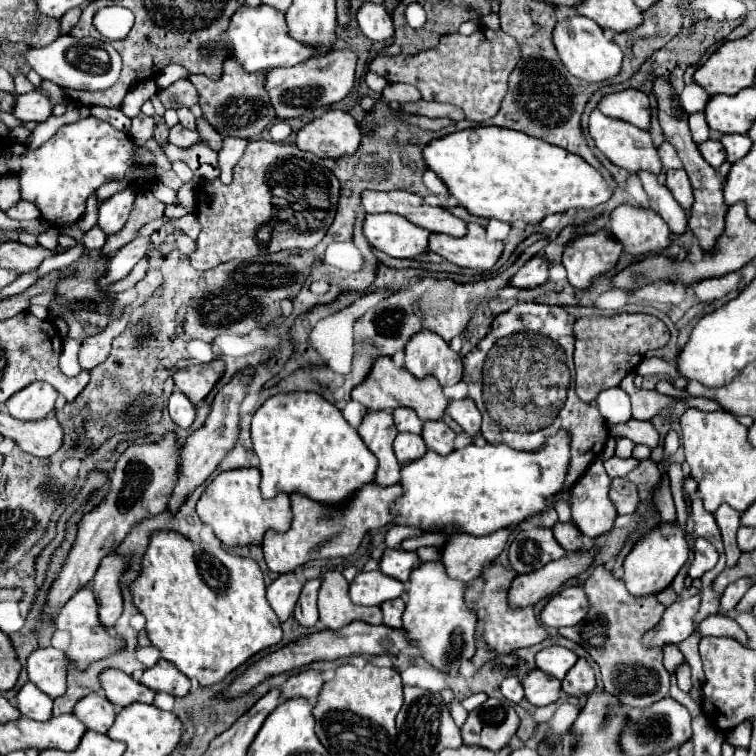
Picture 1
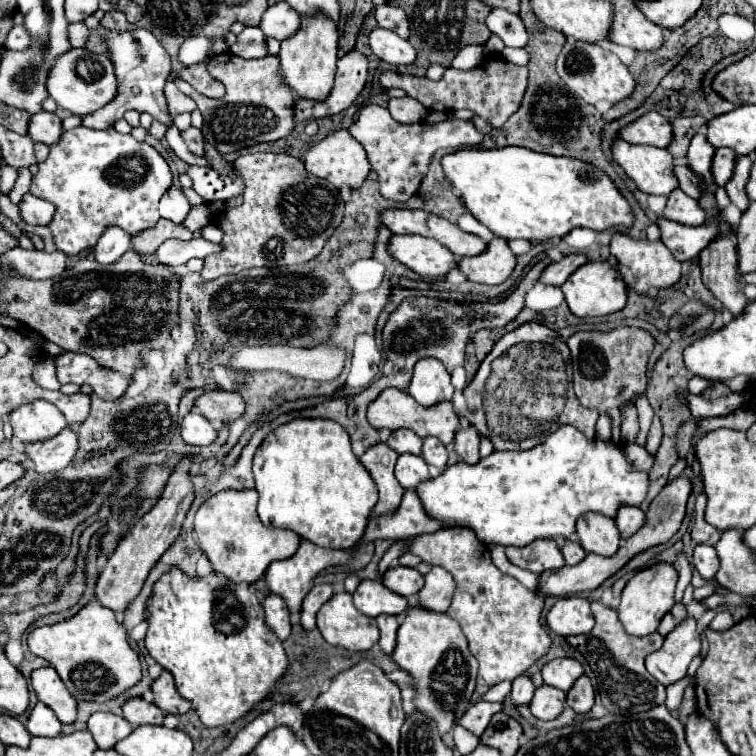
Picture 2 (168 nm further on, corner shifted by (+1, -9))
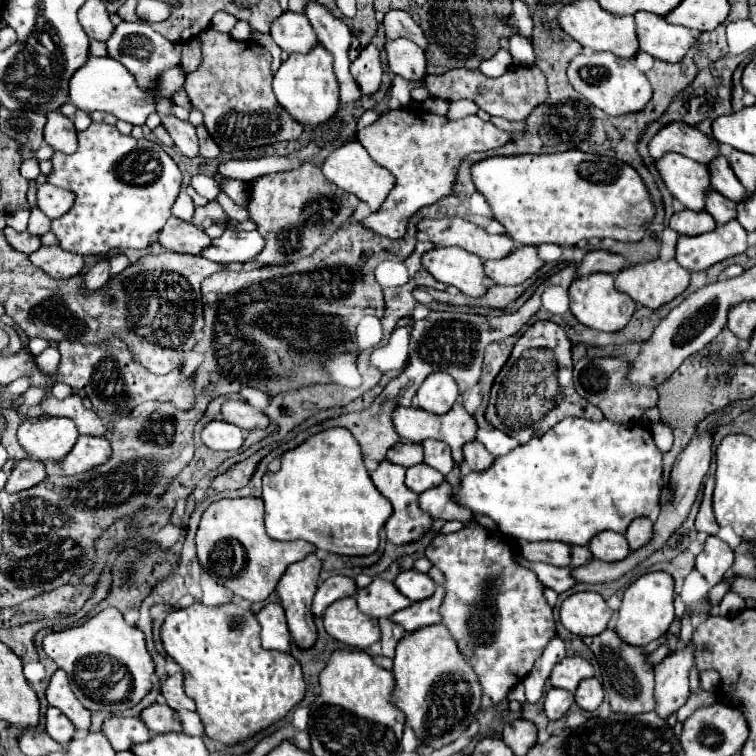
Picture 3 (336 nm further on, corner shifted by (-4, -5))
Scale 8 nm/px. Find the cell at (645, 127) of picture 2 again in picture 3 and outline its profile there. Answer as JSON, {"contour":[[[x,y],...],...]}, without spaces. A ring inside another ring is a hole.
{"contour":[[[672,122],[662,128],[648,144],[648,150],[656,160],[668,152],[676,152],[700,164],[710,164],[714,158],[720,156],[716,140],[702,134],[698,128],[682,122]]]}

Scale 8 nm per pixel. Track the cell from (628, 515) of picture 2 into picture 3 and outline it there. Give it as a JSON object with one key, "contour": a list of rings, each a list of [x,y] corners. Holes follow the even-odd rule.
{"contour":[[[636,518],[630,524],[630,528],[626,530],[624,536],[626,536],[632,552],[640,550],[640,546],[646,546],[652,540],[652,528],[654,528],[654,524],[648,518]]]}

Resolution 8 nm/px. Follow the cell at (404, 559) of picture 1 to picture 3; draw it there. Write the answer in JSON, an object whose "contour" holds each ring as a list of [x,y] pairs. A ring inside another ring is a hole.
{"contour":[[[406,570],[402,574],[398,574],[398,578],[394,580],[396,588],[406,596],[410,598],[412,602],[420,602],[420,600],[426,600],[434,594],[436,590],[436,584],[434,580],[428,576],[428,574],[422,574],[418,570]]]}

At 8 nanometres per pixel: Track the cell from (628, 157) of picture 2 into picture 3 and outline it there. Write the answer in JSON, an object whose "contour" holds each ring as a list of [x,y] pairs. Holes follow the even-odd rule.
{"contour":[[[666,154],[656,160],[656,168],[674,198],[678,198],[688,210],[704,210],[704,194],[712,190],[708,166],[692,162],[680,154]]]}

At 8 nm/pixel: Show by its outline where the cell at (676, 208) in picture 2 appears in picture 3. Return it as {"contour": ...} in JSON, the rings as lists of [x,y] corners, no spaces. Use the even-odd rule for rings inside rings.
{"contour":[[[682,210],[670,218],[670,228],[682,236],[698,236],[716,228],[714,218],[708,212]]]}

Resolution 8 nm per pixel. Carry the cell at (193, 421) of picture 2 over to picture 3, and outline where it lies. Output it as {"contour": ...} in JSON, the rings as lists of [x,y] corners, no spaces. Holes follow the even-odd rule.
{"contour":[[[214,420],[202,430],[202,442],[212,450],[226,450],[226,452],[240,450],[244,438],[246,438],[244,430],[224,420]]]}

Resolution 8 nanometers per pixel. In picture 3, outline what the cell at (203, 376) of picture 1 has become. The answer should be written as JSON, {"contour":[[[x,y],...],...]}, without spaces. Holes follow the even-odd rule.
{"contour":[[[228,400],[222,406],[222,418],[230,424],[236,424],[242,430],[256,430],[256,428],[268,428],[270,420],[264,412],[256,410],[254,406],[240,402],[240,400]]]}

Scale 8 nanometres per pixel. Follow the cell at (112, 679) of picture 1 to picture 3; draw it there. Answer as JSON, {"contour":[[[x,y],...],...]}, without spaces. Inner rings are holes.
{"contour":[[[152,704],[150,708],[146,708],[140,716],[144,720],[144,724],[156,732],[156,734],[166,734],[166,732],[182,732],[182,722],[176,714],[176,710],[172,710],[166,704]]]}

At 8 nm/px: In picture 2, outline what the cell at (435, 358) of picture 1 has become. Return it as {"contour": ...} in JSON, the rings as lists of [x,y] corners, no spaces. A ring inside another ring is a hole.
{"contour":[[[421,358],[415,364],[413,378],[407,390],[421,406],[433,406],[437,402],[451,400],[455,392],[451,374],[437,358]]]}

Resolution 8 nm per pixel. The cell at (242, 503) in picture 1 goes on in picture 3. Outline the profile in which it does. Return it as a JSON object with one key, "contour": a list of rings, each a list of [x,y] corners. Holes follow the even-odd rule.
{"contour":[[[224,498],[210,504],[196,534],[196,548],[200,566],[234,596],[250,602],[266,600],[290,564],[316,552],[316,548],[304,540],[272,540],[262,522],[262,498]]]}

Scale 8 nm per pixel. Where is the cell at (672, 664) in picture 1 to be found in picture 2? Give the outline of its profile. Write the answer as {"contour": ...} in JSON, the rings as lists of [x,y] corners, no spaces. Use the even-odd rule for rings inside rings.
{"contour":[[[685,676],[681,678],[679,682],[673,682],[671,686],[667,686],[667,700],[665,700],[665,706],[675,712],[683,700],[683,694],[685,694],[685,688],[693,684],[693,676]]]}

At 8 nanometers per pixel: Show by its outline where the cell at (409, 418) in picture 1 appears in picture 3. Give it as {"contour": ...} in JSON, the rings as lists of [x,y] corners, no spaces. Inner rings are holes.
{"contour":[[[396,444],[392,446],[392,450],[388,450],[388,462],[392,464],[400,464],[400,466],[414,466],[414,464],[420,464],[422,462],[422,446],[420,444]]]}

